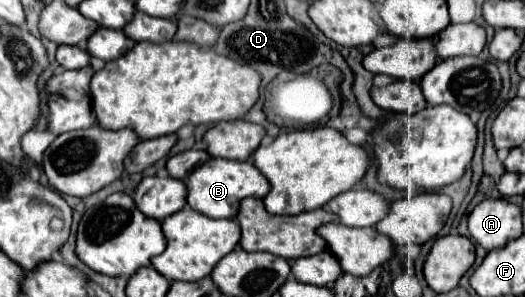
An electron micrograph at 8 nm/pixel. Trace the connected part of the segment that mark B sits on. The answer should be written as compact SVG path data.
M209 159L185 179L185 185L189 207L213 219L235 217L241 199L245 197L263 199L271 189L267 177L263 177L263 173L251 161L231 161L231 159Z

